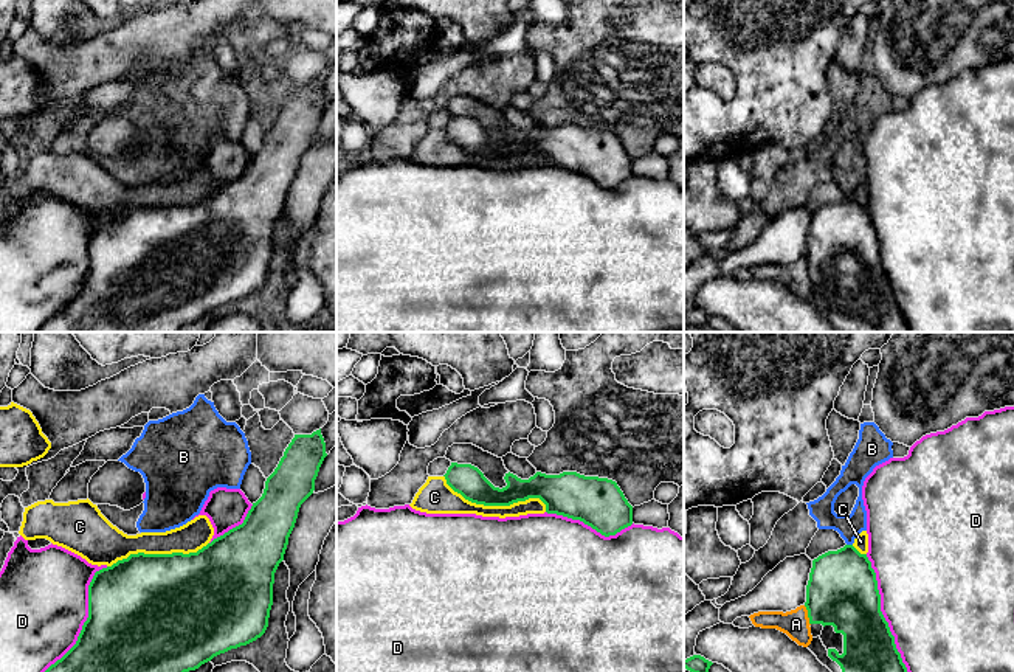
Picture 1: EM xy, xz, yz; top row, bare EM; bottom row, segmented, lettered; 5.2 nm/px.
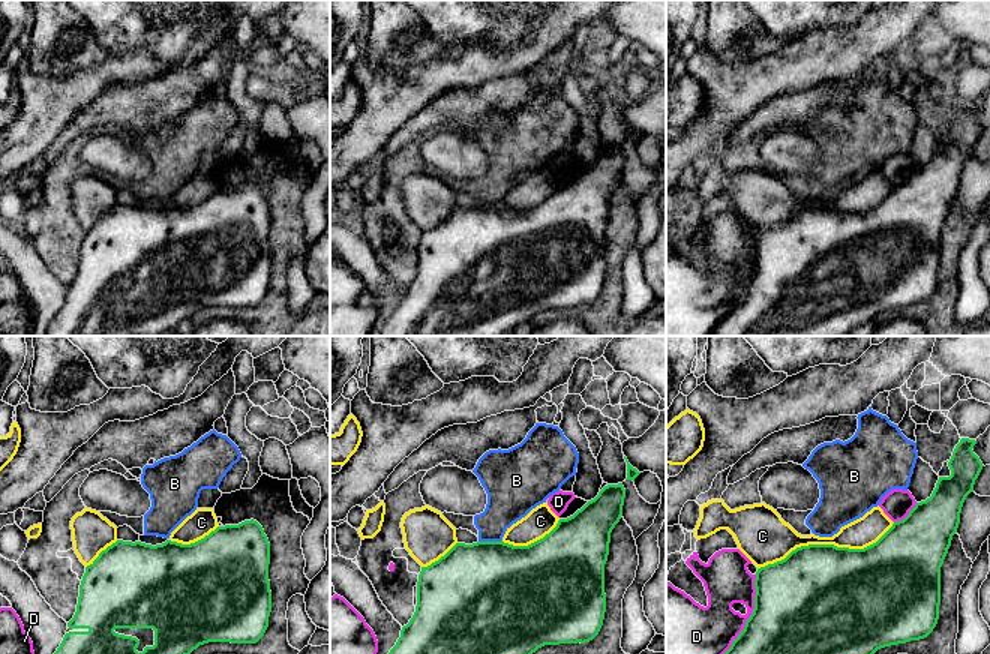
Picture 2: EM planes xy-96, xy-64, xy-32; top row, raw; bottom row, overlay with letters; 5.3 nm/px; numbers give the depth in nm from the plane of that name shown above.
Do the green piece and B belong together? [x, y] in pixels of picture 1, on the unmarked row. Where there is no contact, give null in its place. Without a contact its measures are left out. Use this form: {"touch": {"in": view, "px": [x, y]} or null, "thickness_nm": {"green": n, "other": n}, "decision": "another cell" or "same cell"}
{"touch": {"in": "yz", "px": [850, 197]}, "thickness_nm": {"green": 360, "other": 130}, "decision": "another cell"}

